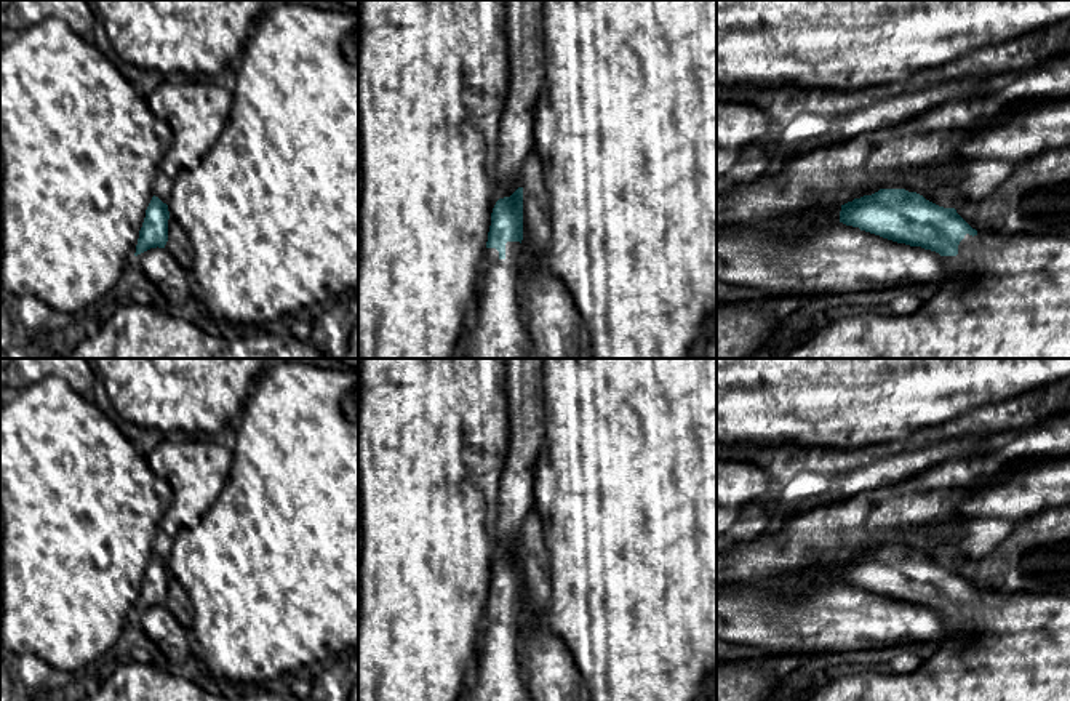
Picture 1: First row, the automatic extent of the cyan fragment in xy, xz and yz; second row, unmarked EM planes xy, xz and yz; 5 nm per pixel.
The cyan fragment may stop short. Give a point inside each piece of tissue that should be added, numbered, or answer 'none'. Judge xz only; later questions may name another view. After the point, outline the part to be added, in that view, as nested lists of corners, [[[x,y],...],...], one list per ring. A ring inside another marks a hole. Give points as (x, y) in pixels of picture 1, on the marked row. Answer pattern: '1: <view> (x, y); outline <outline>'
1: xz (499, 332); outline [[[520,242],[505,243],[504,259],[499,258],[496,248],[485,248],[480,277],[480,307],[475,325],[469,328],[470,359],[534,359],[520,299],[521,254],[523,246]]]

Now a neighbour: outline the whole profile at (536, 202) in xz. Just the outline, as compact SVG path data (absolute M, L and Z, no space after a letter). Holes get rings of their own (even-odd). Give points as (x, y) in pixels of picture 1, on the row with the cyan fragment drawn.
M531 152L521 168L523 229L528 250L520 262L529 256L545 258L552 240L550 195L544 181L544 163L537 152Z

